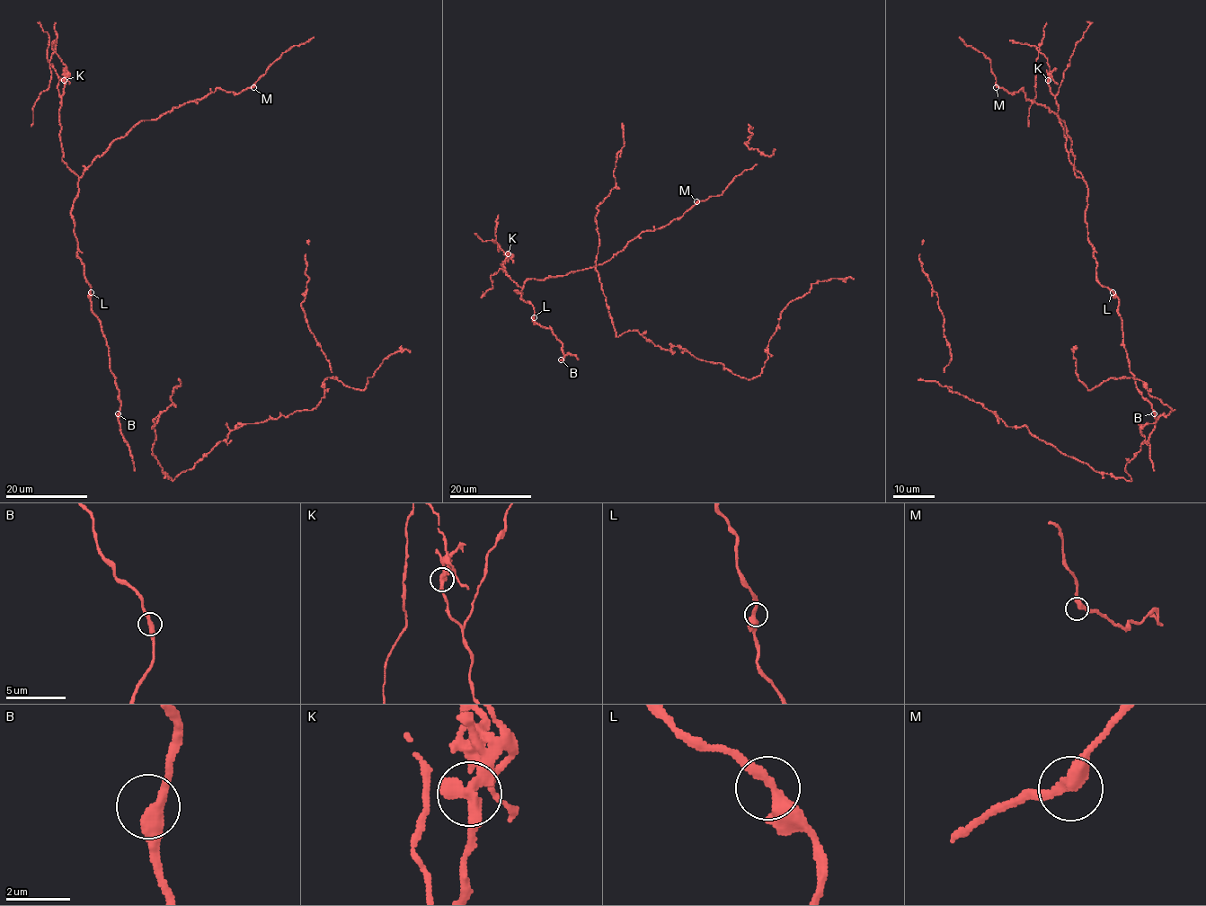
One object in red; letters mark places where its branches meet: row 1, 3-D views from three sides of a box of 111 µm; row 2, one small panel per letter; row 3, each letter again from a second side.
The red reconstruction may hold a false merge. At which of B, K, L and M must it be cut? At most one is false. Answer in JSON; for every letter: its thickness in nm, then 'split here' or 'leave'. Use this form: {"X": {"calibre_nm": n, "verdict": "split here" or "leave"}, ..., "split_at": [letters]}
{"B": {"calibre_nm": 360, "verdict": "leave"}, "K": {"calibre_nm": 360, "verdict": "split here"}, "L": {"calibre_nm": 360, "verdict": "leave"}, "M": {"calibre_nm": 360, "verdict": "leave"}, "split_at": ["K"]}

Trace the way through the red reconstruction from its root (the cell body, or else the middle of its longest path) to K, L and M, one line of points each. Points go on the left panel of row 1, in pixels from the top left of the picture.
K: (119, 414), (107, 341), (77, 255), (71, 208), (78, 177), (62, 159), (59, 136), (64, 80)
L: (119, 414), (119, 389), (115, 377), (110, 371), (108, 345), (101, 321), (92, 309), (91, 292)
M: (119, 414), (107, 341), (77, 255), (71, 208), (78, 180), (141, 121), (217, 88), (240, 93), (253, 87)

